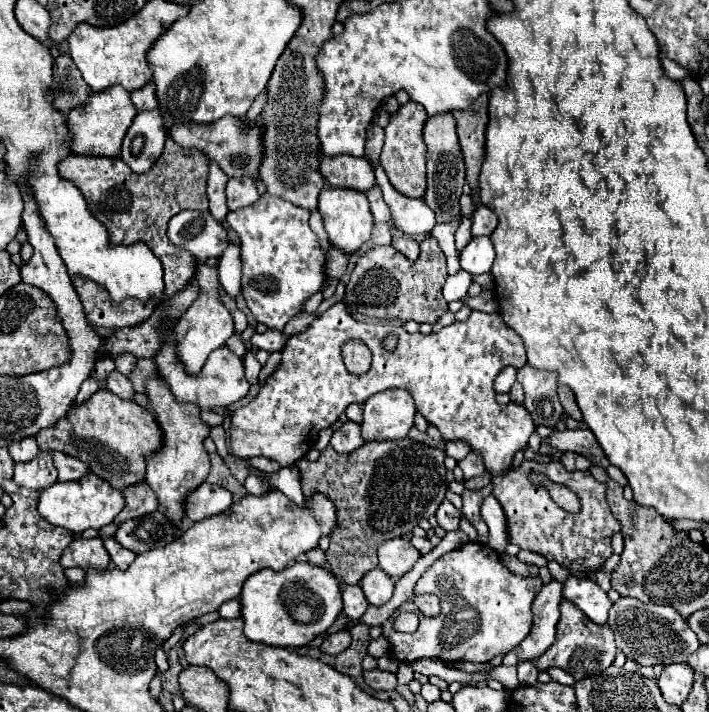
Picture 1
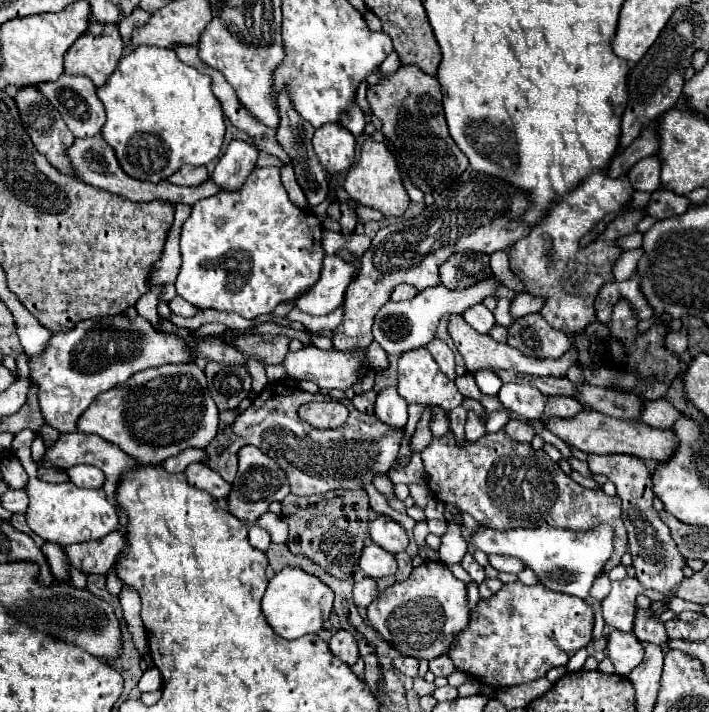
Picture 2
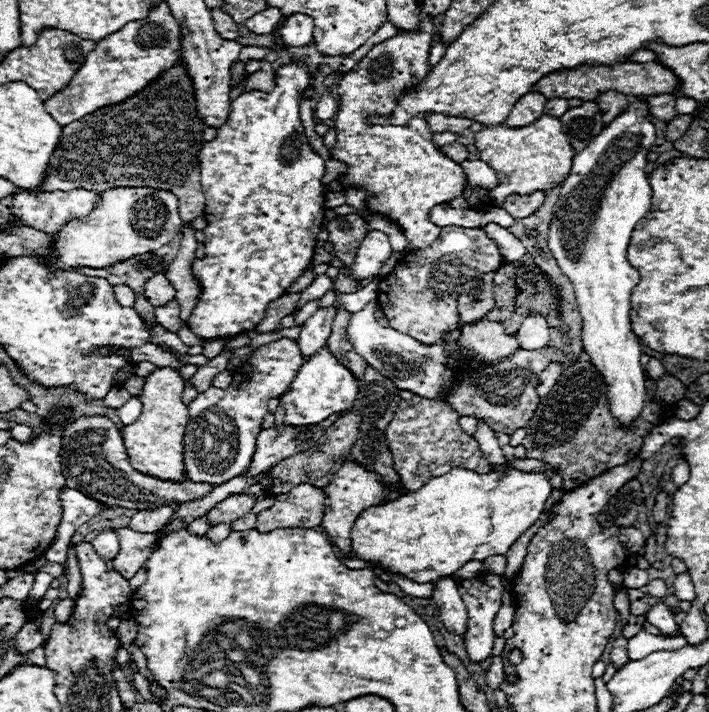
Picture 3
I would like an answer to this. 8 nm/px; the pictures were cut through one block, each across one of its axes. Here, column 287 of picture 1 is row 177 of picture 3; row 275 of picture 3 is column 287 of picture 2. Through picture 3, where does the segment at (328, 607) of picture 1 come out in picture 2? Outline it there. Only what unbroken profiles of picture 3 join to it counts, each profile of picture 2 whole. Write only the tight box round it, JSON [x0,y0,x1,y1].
[262,566,334,640]

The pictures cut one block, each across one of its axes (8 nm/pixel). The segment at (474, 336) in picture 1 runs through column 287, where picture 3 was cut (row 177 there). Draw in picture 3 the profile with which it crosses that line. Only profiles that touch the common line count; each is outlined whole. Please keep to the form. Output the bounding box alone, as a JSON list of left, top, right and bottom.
[330,16,466,276]

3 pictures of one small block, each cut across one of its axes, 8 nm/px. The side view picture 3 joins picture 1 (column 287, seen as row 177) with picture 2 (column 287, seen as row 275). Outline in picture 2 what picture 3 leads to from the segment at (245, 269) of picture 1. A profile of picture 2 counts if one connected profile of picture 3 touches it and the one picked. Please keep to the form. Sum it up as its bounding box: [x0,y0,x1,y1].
[176,168,324,318]

